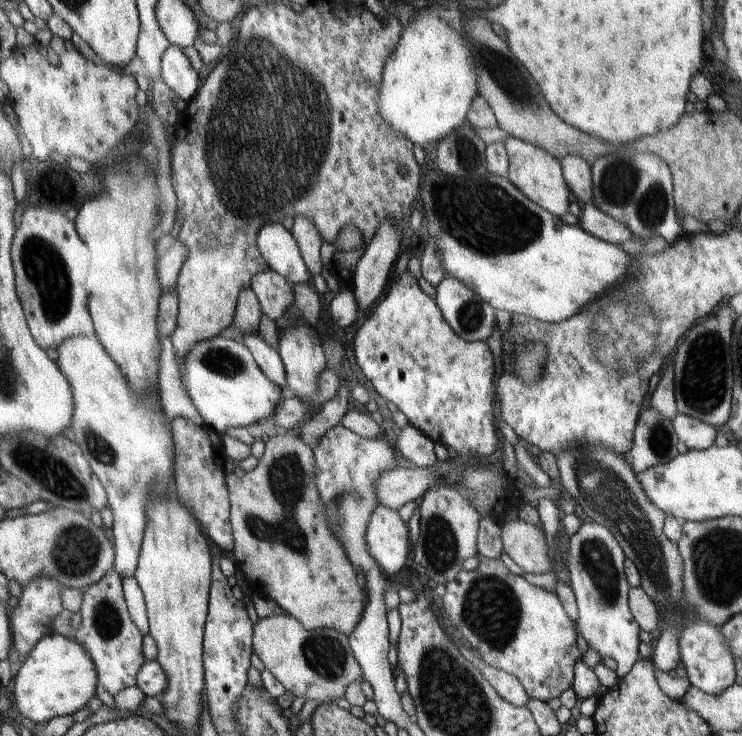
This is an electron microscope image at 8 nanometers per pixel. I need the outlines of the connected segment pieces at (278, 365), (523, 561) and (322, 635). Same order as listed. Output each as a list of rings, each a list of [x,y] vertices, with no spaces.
[[[258,332],[245,334],[242,343],[250,350],[258,368],[264,372],[264,376],[268,380],[272,380],[276,386],[280,386],[282,389],[287,386],[286,370],[277,349],[266,344]]]
[[[507,521],[502,525],[503,553],[508,554],[523,572],[545,574],[552,572],[552,559],[546,534],[539,525],[520,521]]]
[[[288,613],[271,615],[269,617],[258,618],[253,626],[253,650],[258,654],[268,672],[284,686],[287,692],[304,698],[304,700],[316,700],[316,702],[332,703],[338,698],[344,697],[345,690],[352,684],[363,678],[360,668],[352,649],[350,648],[349,637],[336,629],[319,628],[313,631],[306,630],[304,625]]]

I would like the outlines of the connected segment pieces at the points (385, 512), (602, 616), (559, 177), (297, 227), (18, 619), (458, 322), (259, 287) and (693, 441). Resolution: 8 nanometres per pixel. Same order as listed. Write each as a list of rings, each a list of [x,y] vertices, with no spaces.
[[[384,505],[376,506],[366,526],[366,548],[378,568],[387,577],[397,574],[408,560],[408,525],[397,510]]]
[[[586,522],[570,537],[570,550],[566,555],[569,585],[576,597],[578,619],[576,630],[581,641],[586,640],[600,658],[614,657],[619,662],[618,674],[625,677],[640,660],[638,645],[640,630],[628,604],[630,586],[625,574],[626,555],[615,536],[604,526]]]
[[[508,136],[504,146],[509,160],[507,179],[546,212],[558,218],[564,216],[568,212],[573,195],[565,182],[559,161],[545,150],[516,137]]]
[[[296,215],[291,229],[292,236],[296,240],[302,258],[312,274],[321,274],[324,270],[320,248],[322,238],[316,230],[316,226],[306,216]]]
[[[40,576],[36,580],[32,580],[30,584],[22,586],[21,596],[12,600],[13,611],[10,618],[12,645],[17,650],[20,660],[23,660],[22,663],[30,656],[30,652],[39,640],[54,633],[53,620],[64,610],[62,600],[60,600],[61,589],[58,580],[52,580],[48,576]]]
[[[452,276],[442,279],[434,299],[454,334],[468,342],[486,341],[497,326],[495,309]]]
[[[270,267],[252,276],[251,289],[260,302],[263,314],[274,321],[282,318],[295,300],[291,285]]]
[[[682,412],[672,419],[672,424],[680,442],[684,442],[689,450],[706,450],[715,444],[717,432],[710,424]]]

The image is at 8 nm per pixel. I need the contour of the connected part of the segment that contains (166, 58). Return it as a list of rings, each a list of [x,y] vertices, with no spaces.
[[[169,45],[162,56],[162,80],[182,100],[190,102],[200,90],[203,74],[194,70],[190,60],[184,56],[182,48]]]

